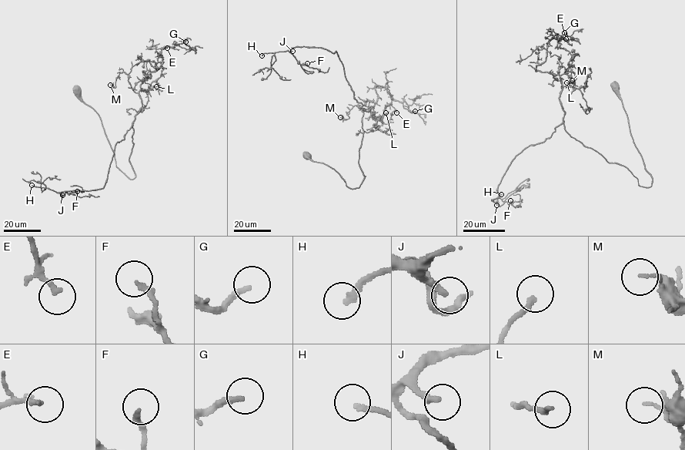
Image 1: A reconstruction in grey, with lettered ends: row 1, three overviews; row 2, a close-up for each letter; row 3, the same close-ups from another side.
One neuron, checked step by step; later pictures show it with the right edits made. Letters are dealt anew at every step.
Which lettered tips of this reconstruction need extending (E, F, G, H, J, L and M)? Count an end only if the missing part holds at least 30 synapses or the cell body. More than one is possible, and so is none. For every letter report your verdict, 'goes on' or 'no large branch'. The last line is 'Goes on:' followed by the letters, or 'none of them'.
E: no large branch
F: no large branch
G: goes on
H: goes on
J: goes on
L: no large branch
M: no large branch
Goes on: G, H, J

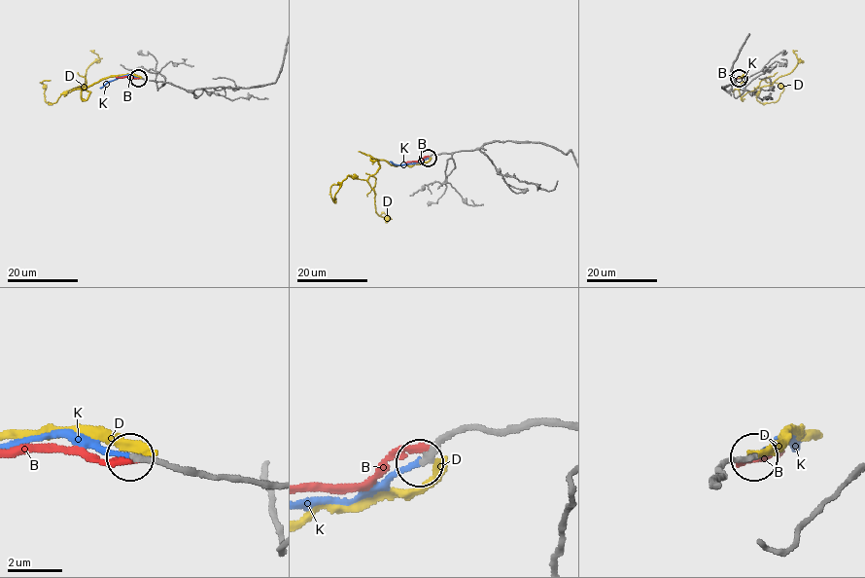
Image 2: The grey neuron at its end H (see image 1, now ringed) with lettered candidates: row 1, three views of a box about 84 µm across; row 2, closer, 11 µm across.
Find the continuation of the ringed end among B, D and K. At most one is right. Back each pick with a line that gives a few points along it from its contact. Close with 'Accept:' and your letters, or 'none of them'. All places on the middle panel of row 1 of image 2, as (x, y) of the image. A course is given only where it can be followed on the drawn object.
K: Its course: (428, 158), (418, 163), (397, 164), (390, 162)
Accept: K

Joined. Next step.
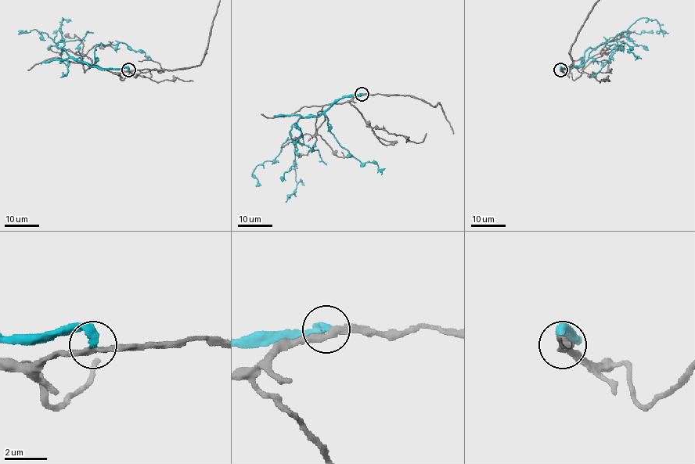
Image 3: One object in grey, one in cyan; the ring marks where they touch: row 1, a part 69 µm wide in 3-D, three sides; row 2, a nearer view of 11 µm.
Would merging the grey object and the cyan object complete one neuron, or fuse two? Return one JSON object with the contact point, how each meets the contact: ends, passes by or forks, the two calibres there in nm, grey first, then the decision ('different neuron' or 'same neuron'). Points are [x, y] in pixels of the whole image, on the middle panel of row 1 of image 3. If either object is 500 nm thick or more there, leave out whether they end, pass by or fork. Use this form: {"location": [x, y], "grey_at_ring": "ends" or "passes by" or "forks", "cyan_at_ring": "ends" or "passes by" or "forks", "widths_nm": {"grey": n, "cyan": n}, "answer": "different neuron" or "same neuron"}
{"location": [361, 94], "grey_at_ring": "passes by", "cyan_at_ring": "ends", "widths_nm": {"grey": 280, "cyan": 360}, "answer": "different neuron"}

